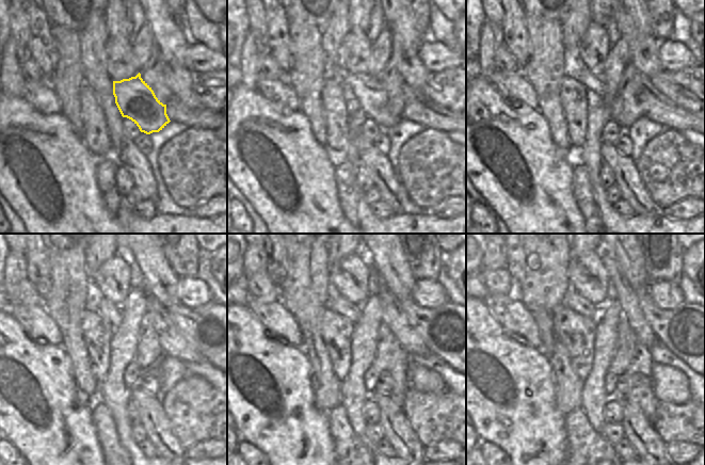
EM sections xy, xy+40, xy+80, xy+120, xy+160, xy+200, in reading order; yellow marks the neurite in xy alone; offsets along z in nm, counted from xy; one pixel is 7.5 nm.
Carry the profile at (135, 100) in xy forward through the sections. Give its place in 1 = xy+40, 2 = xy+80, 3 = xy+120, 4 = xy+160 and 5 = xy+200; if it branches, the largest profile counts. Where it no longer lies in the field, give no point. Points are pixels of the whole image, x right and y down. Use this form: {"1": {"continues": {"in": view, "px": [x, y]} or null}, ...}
{"1": {"continues": {"in": "xy+40", "px": [372, 98]}}, "2": {"continues": {"in": "xy+80", "px": [595, 81]}}, "3": {"continues": {"in": "xy+120", "px": [100, 305]}}, "4": {"continues": {"in": "xy+160", "px": [336, 302]}}, "5": {"continues": {"in": "xy+200", "px": [572, 300]}}}

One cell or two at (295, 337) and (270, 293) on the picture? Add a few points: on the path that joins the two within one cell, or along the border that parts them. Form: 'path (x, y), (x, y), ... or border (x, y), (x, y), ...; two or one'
border (250, 298), (261, 302), (273, 302), (278, 299); two

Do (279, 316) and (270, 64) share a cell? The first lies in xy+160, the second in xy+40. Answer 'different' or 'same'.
different

